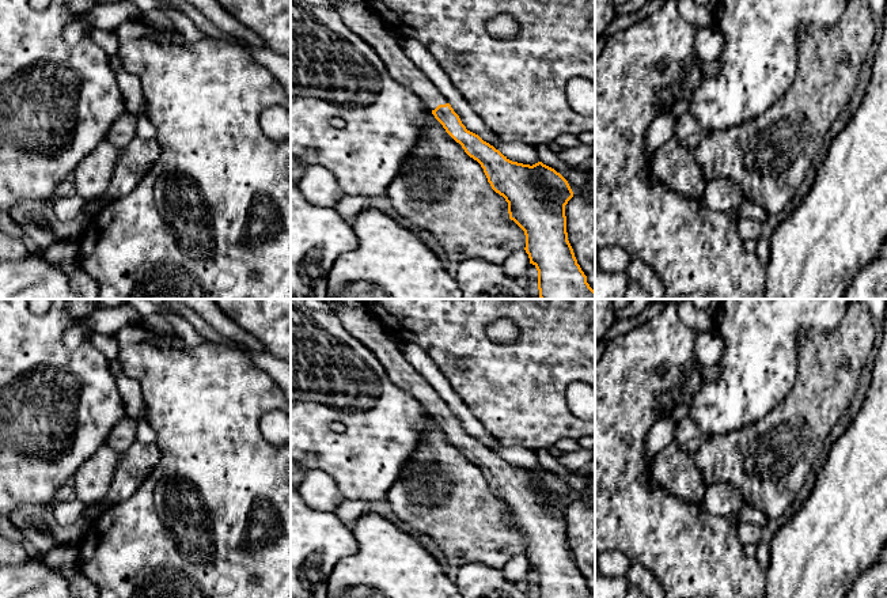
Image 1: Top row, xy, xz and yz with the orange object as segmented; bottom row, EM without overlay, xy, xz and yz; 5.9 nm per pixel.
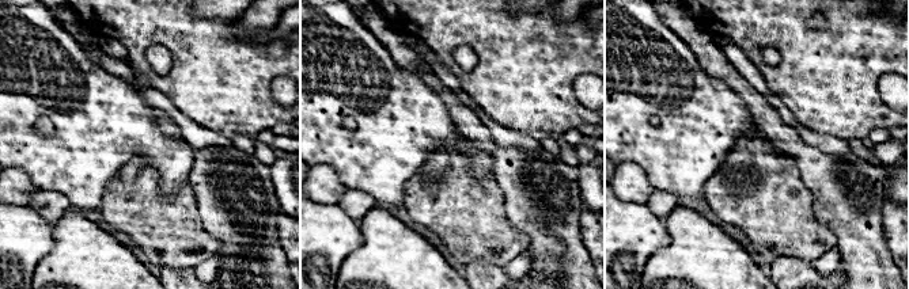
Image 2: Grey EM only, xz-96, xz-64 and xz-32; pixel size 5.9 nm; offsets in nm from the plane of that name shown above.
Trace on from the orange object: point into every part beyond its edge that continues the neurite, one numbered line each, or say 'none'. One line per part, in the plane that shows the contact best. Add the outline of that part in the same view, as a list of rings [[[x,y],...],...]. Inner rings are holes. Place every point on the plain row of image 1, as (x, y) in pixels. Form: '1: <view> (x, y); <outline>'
1: xz (360, 322); [[[340,299],[314,300],[326,303],[346,332],[376,356],[391,382],[417,398],[431,416],[448,408],[435,389],[406,362],[398,342],[386,333],[368,306],[350,307]]]

